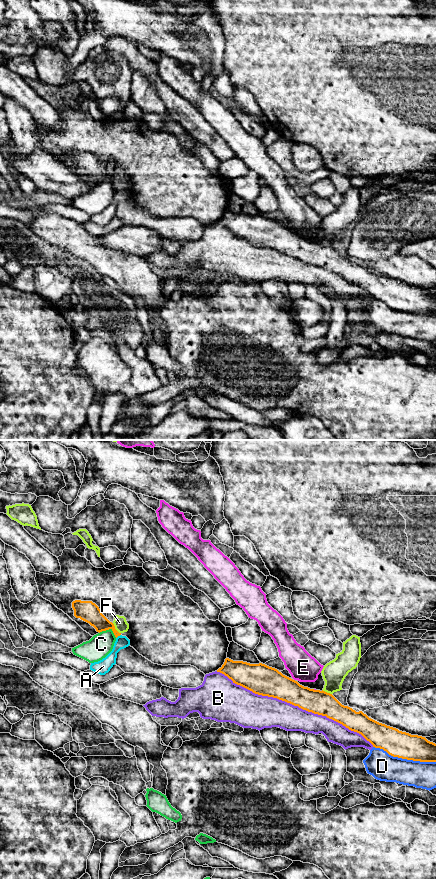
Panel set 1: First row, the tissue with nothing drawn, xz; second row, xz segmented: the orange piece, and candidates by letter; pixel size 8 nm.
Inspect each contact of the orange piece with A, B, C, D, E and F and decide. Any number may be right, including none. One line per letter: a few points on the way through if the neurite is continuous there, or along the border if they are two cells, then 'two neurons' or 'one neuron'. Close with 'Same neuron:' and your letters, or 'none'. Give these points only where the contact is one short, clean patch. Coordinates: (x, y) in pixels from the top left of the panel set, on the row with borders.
A: border xz (120, 634), (116, 638); two neurons
B: two neurons
C: border xz (99, 632), (110, 629), (116, 637); two neurons
D: two neurons
E: border xz (313, 689), (315, 690); two neurons
F: two neurons
Same neuron: none

